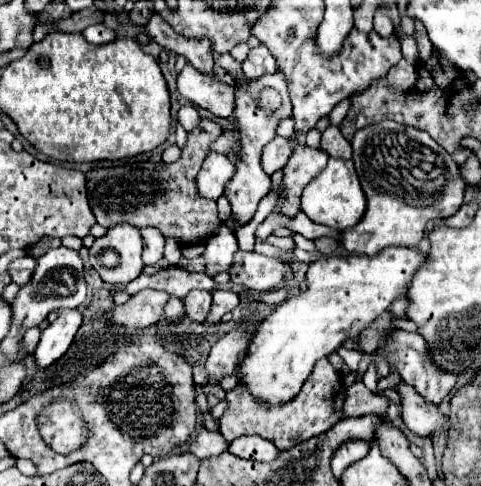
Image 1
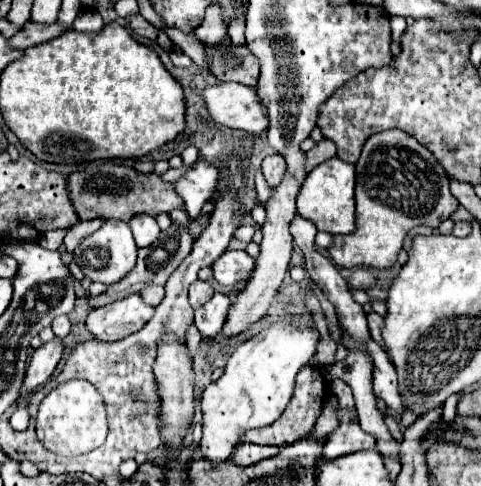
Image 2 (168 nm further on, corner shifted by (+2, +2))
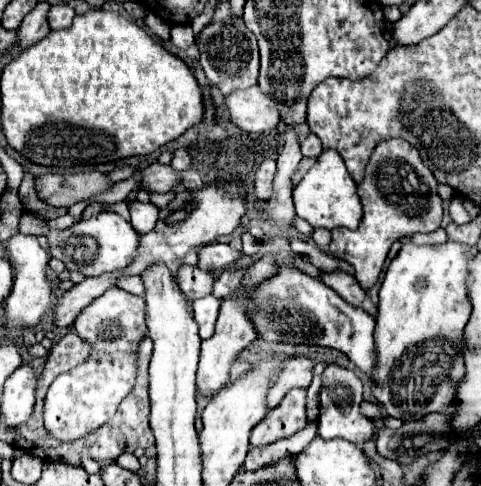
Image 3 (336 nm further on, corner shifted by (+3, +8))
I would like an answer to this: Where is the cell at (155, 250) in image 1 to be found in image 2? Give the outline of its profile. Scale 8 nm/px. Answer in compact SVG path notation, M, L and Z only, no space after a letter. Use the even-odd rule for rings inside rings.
M137 214L137 216L133 216L129 220L129 228L131 228L133 238L135 238L139 248L151 246L153 242L157 242L159 232L161 232L157 220L153 216L149 216L149 214Z

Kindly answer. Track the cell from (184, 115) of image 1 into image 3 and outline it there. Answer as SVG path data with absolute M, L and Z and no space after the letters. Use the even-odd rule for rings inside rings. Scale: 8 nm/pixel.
M178 148L174 152L174 158L172 158L172 168L178 168L178 170L188 170L192 164L192 154L186 150L186 148Z

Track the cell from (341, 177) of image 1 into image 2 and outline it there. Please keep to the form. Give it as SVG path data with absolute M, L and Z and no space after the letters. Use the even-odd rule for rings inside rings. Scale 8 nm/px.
M337 156L319 164L305 178L299 196L297 196L297 214L305 220L311 220L317 230L329 234L351 234L355 230L355 166L341 162Z

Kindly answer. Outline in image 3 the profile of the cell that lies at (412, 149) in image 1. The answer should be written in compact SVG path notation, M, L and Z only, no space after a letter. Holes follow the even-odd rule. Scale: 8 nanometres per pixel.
M388 138L382 140L382 144L376 144L366 164L364 180L358 184L358 196L364 206L360 226L356 230L332 230L328 250L334 258L352 264L356 280L368 290L378 280L392 242L418 232L434 232L440 226L442 198L438 196L438 180L420 160L420 152L400 138Z

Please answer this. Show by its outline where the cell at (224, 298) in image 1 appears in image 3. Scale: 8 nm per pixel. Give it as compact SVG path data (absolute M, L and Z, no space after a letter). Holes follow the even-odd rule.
M210 294L200 300L194 300L192 306L194 306L194 320L200 326L200 338L202 340L210 338L214 334L214 324L216 324L218 310L220 310L220 300L214 294Z

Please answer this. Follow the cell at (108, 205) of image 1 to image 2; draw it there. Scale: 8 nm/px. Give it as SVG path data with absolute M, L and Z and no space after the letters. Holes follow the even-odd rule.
M101 162L95 168L85 172L73 172L67 176L67 188L71 204L81 220L93 218L115 218L129 222L135 214L151 214L157 216L161 212L171 212L173 208L183 206L181 198L173 190L173 184L159 180L157 174L139 174L131 166L117 166L109 162Z

